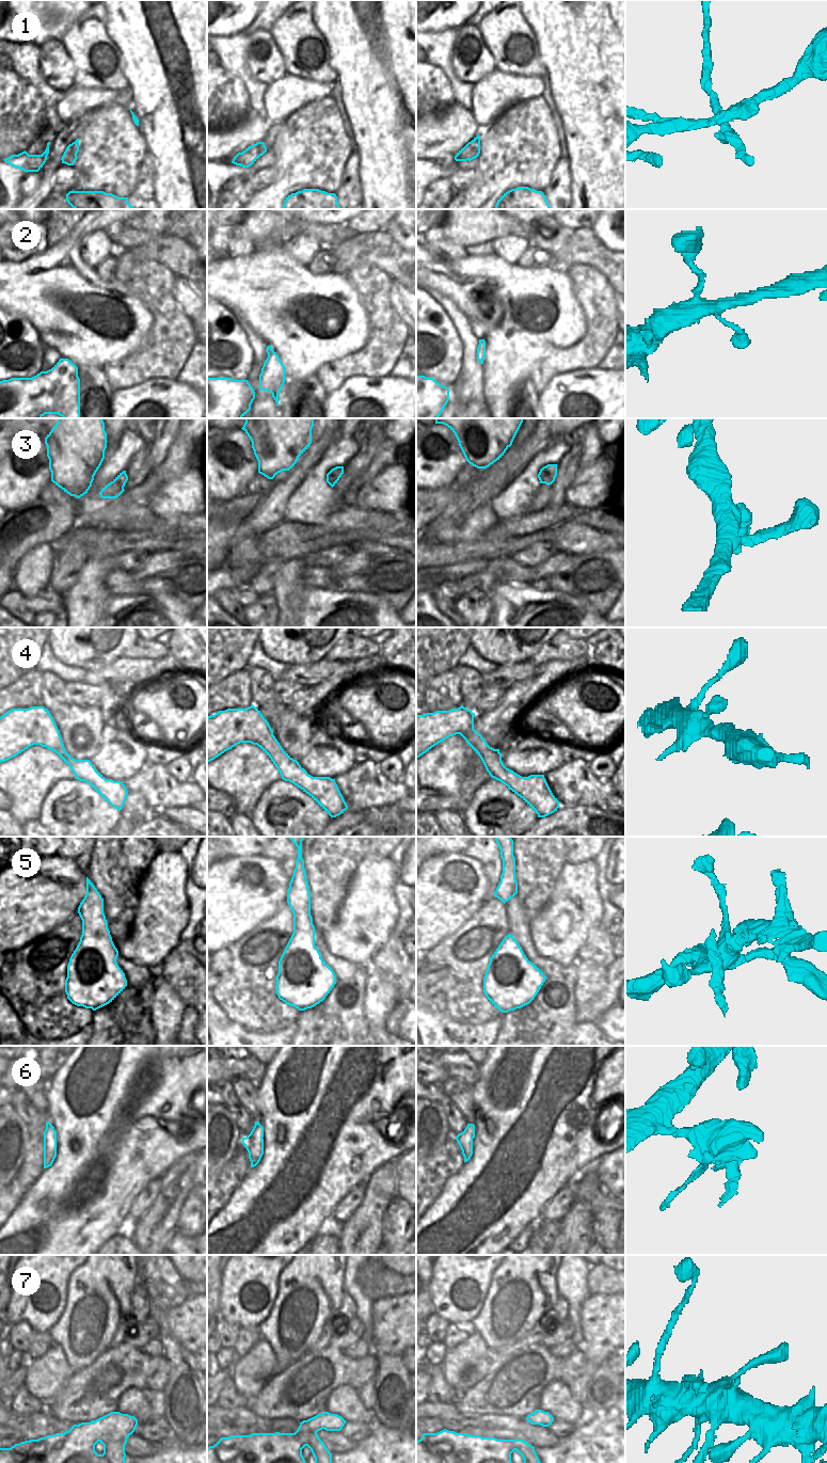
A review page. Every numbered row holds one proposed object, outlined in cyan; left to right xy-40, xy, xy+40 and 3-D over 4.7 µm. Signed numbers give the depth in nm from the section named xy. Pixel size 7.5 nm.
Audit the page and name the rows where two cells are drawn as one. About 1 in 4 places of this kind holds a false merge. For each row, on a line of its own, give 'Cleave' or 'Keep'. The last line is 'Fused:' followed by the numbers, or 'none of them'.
1: Cleave
2: Keep
3: Keep
4: Keep
5: Keep
6: Cleave
7: Keep
Fused: 1, 6

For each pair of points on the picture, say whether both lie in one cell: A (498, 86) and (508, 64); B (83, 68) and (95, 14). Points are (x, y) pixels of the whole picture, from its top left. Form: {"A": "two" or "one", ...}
{"A": "two", "B": "one"}

